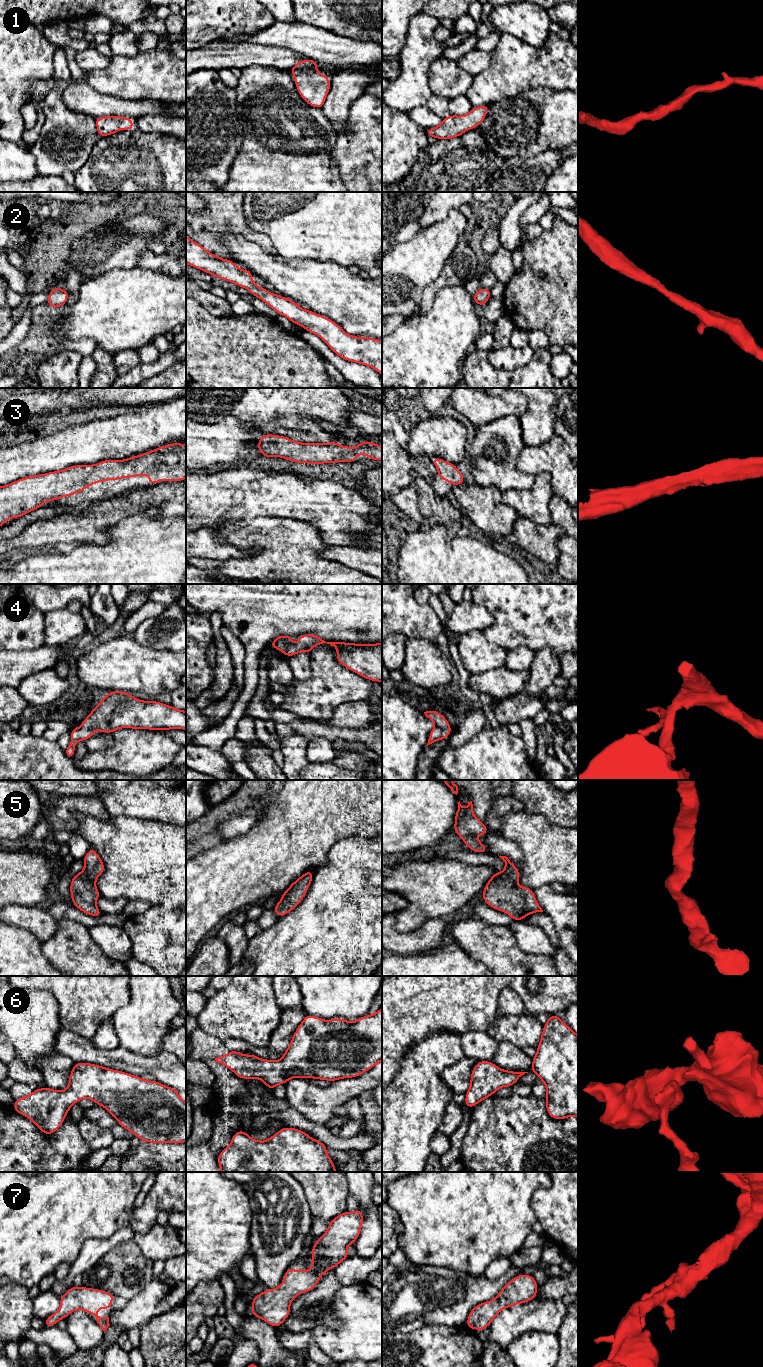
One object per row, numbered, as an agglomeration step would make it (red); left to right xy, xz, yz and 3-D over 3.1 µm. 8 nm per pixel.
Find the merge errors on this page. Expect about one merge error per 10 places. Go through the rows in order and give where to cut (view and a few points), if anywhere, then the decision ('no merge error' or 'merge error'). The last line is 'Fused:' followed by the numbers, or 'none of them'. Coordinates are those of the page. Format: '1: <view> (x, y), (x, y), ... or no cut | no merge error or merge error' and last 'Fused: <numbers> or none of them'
1: no cut | no merge error
2: no cut | no merge error
3: no cut | no merge error
4: no cut | no merge error
5: no cut | no merge error
6: no cut | no merge error
7: no cut | no merge error
Fused: none of them

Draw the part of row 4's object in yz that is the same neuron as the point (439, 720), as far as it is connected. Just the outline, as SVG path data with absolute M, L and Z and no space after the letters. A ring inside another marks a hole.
M430 710L424 712L424 714L435 724L435 727L431 730L429 734L429 739L426 746L439 740L447 739L450 736L450 732L453 729L451 728L448 720L440 712Z

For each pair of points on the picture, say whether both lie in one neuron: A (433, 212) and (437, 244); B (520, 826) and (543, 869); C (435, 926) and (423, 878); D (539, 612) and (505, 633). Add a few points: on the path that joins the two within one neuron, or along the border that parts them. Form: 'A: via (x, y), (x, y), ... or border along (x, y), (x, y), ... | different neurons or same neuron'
A: border along (454, 209), (451, 209), (443, 219), (419, 230) | different neurons
B: via (531, 837), (543, 849), (543, 858) | same neuron
C: border along (440, 917), (427, 919), (418, 928), (412, 930) | different neurons
D: via (531, 615), (526, 620), (519, 620), (513, 626) | same neuron

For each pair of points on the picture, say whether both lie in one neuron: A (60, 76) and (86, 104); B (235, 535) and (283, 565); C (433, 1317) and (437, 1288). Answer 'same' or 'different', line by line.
A: different
B: same
C: same

